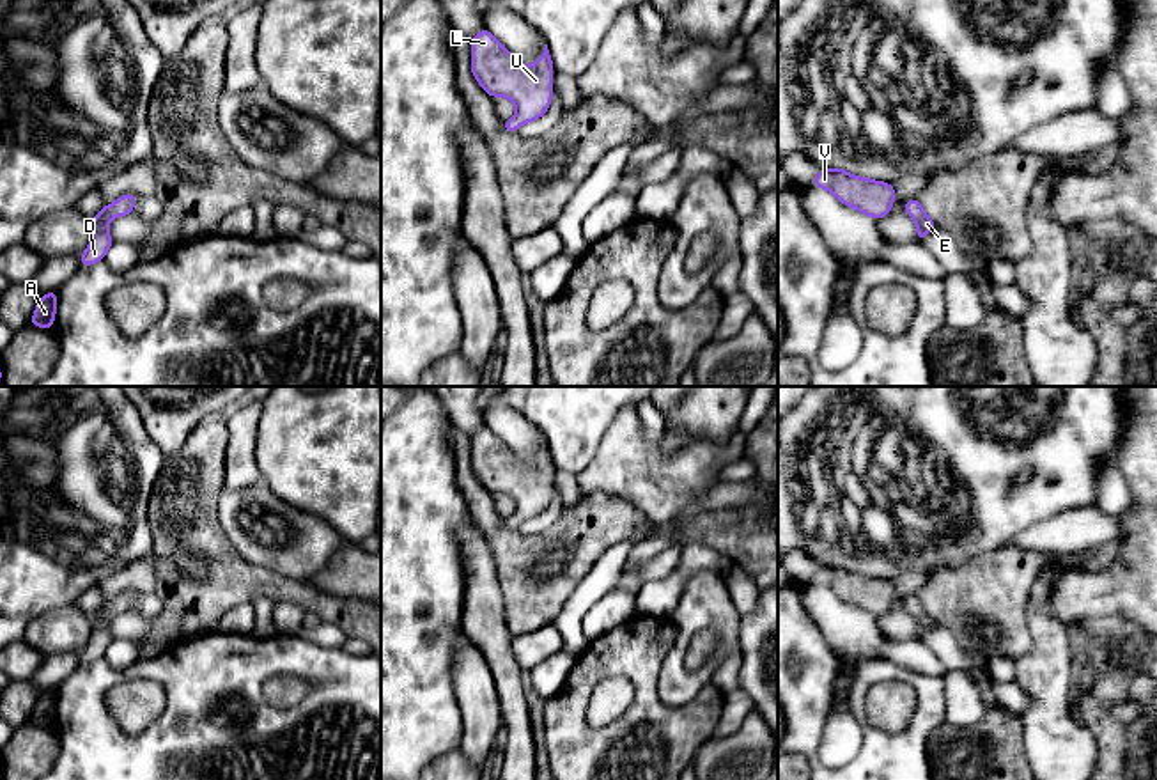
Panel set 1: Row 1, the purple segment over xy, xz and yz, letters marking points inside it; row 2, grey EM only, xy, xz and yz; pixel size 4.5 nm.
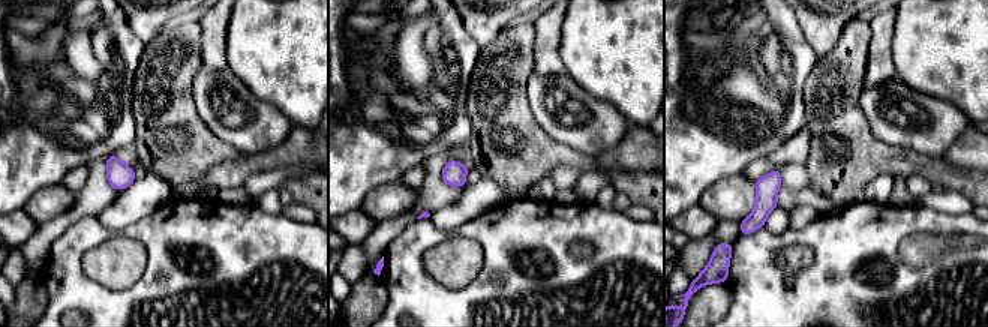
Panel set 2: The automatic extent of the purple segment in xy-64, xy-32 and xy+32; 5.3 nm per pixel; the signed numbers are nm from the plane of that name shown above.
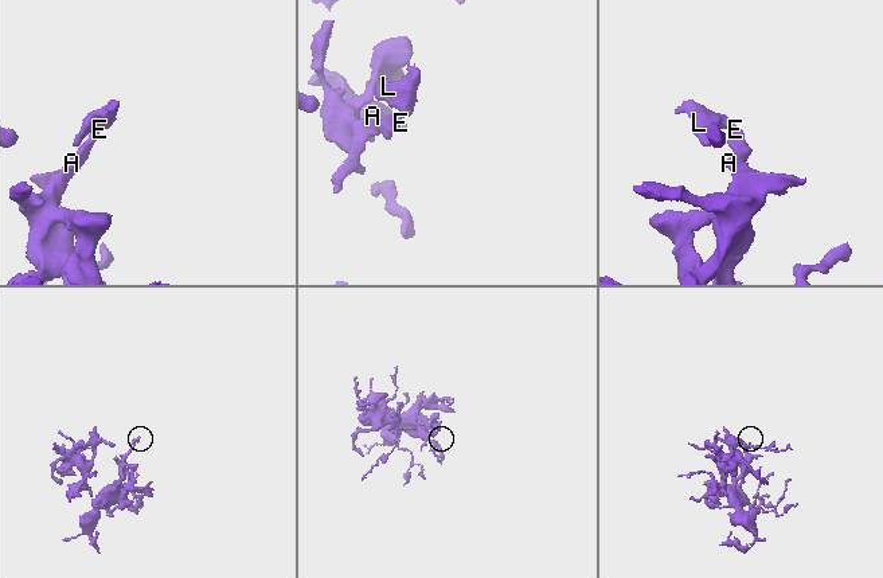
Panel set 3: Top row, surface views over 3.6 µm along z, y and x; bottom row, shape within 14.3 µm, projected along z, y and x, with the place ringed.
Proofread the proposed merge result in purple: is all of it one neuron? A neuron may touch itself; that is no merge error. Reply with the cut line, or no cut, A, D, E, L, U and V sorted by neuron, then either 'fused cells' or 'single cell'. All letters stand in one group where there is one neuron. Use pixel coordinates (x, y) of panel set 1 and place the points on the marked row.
cut none; groups A D E L U V; single cell

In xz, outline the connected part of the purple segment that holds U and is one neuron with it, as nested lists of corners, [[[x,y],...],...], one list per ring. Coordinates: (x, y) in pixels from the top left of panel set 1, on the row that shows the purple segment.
[[[487,28],[471,39],[471,73],[477,82],[487,96],[503,96],[516,105],[514,119],[501,122],[509,133],[547,112],[553,98],[551,64],[547,44],[533,66],[521,66]]]

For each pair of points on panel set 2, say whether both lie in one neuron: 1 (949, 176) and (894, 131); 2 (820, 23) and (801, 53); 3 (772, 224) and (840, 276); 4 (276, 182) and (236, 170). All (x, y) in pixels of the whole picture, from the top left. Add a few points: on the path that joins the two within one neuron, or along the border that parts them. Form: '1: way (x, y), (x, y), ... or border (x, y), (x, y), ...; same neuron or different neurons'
1: border (888, 144), (942, 158); different neurons
2: border (795, 15), (804, 38), (816, 53); different neurons
3: border (763, 225), (772, 233), (783, 233), (789, 228); different neurons
4: border (287, 167), (257, 171), (242, 185); different neurons

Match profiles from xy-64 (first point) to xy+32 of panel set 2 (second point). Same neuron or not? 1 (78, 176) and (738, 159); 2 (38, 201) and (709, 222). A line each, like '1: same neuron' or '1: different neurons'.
1: different neurons
2: different neurons

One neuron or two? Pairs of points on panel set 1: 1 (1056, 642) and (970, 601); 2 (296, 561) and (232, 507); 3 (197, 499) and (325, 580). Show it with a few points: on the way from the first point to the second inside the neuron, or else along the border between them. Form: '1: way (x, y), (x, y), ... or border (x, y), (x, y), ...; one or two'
1: border (1032, 589), (1026, 600), (1030, 647), (1016, 660); two
2: way (277, 552), (257, 546), (250, 527); one
3: border (307, 582), (321, 591), (348, 598); two

